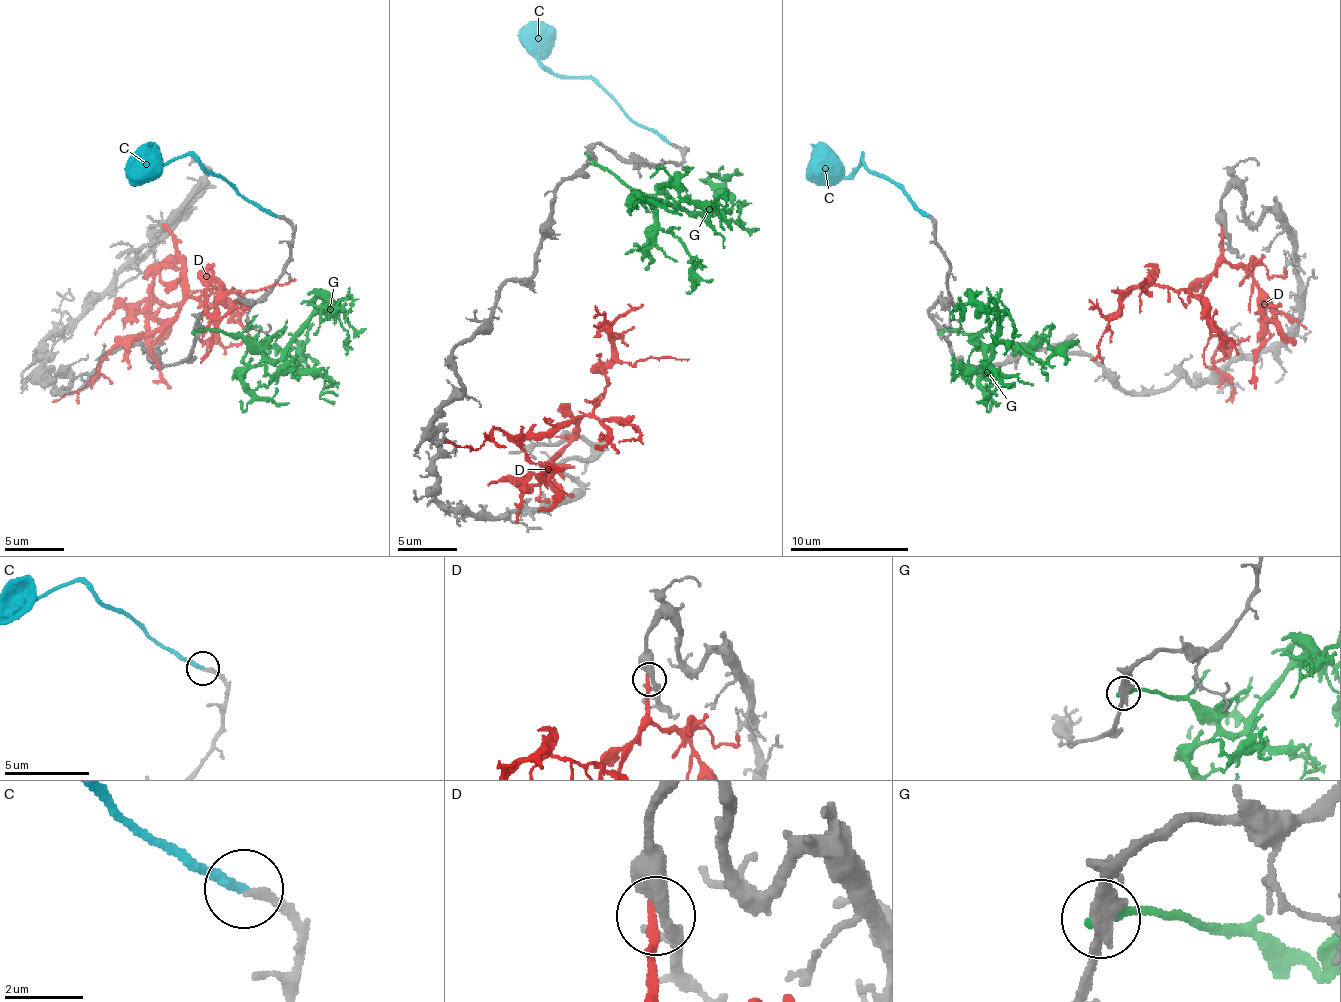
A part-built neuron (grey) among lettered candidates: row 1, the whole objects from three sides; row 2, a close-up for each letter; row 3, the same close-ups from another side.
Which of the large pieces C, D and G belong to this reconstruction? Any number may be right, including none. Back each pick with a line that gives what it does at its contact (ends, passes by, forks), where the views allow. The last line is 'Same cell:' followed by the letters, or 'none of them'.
C: it ends there
Same cell: C

